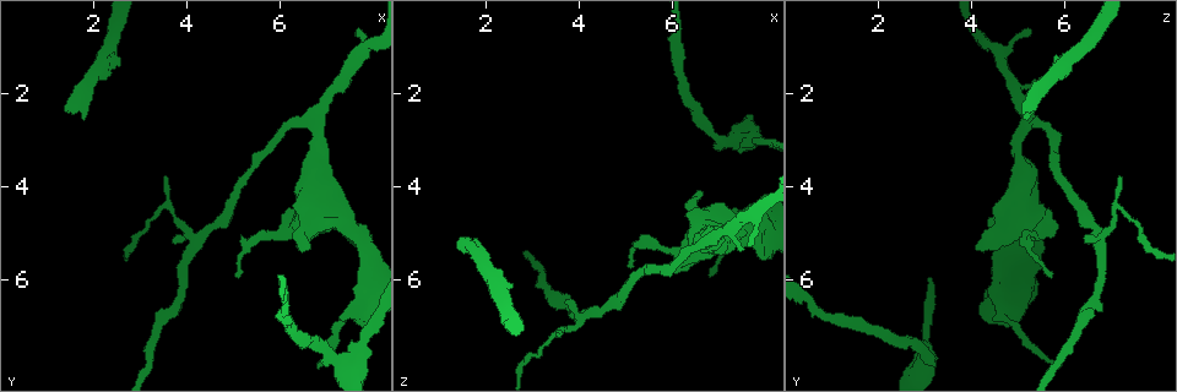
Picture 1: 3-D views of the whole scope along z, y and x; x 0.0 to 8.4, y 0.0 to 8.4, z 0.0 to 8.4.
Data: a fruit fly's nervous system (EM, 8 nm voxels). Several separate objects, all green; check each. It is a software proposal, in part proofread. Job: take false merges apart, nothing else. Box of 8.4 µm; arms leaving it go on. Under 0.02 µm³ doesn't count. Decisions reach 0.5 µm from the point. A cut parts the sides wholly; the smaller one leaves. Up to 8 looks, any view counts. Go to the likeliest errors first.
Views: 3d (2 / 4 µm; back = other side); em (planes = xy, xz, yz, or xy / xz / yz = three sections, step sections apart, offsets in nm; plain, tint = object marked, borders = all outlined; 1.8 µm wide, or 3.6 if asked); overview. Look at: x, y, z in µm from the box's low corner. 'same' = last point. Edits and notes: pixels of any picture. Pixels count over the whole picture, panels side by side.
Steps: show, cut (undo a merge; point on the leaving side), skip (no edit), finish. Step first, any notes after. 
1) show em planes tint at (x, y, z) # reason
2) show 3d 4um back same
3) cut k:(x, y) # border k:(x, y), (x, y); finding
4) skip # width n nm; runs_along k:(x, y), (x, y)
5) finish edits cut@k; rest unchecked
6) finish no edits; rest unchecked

show em yz step 4 tint at (7.15, 7.70, 3.10) # three arms meet

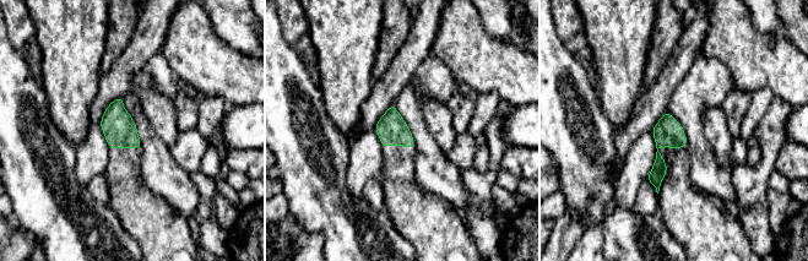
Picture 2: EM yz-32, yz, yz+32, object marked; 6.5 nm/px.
show em planes tint same

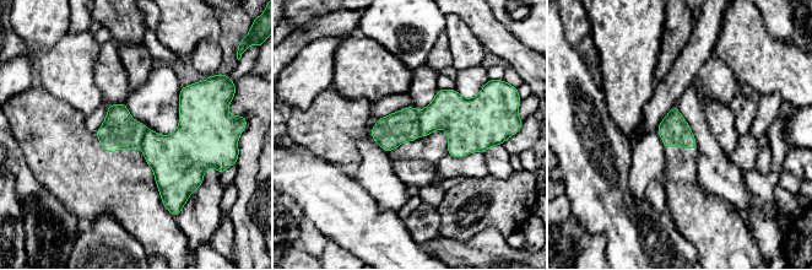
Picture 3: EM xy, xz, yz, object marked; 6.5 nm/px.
cut 3:(389, 133) # border 3:(418, 112), (421, 135); a second cell is stuck on

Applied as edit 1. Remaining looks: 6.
show overview # see it whole again

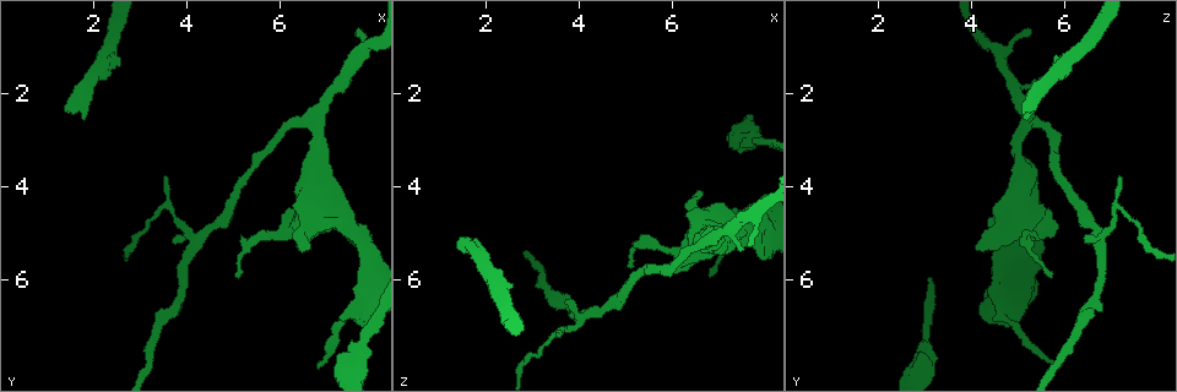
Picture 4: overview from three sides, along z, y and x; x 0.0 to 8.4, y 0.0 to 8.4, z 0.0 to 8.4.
show em planes tint at (4.20, 5.10, 6.75) # side arm on a straight run

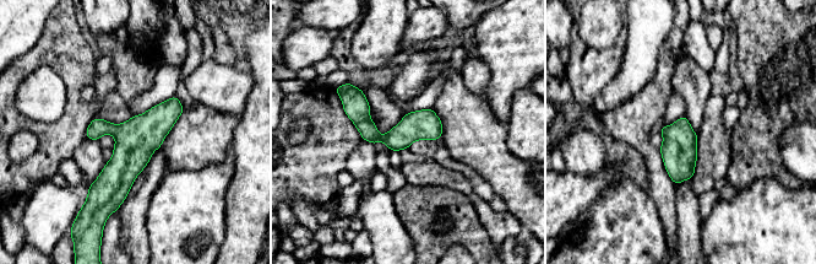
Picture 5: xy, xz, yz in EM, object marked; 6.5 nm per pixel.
skip # runs_along 5:(174, 100), (134, 145), (115, 205); continuous, no second cell

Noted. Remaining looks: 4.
show em 3.6um planes tint at (6.75, 4.65, 4.85) # thick turns thin

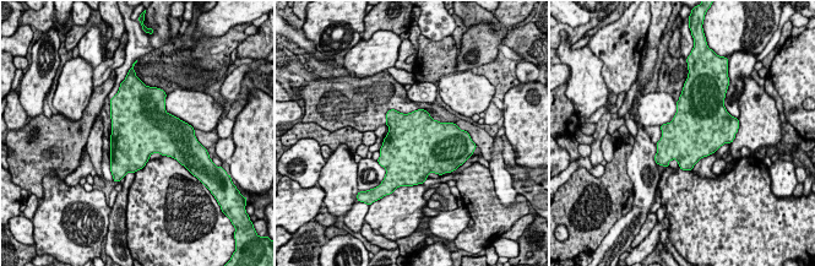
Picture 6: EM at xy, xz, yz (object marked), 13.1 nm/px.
skip # width 700 nm; one cell here

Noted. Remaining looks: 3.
finish edits cut@3; rest unchecked

